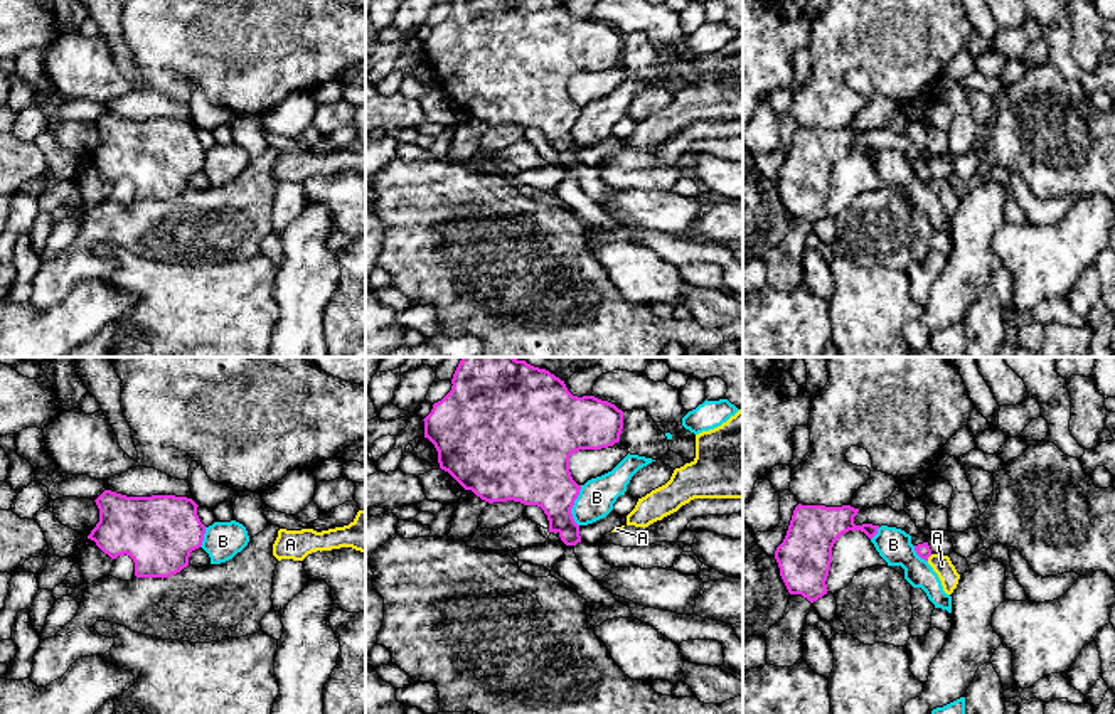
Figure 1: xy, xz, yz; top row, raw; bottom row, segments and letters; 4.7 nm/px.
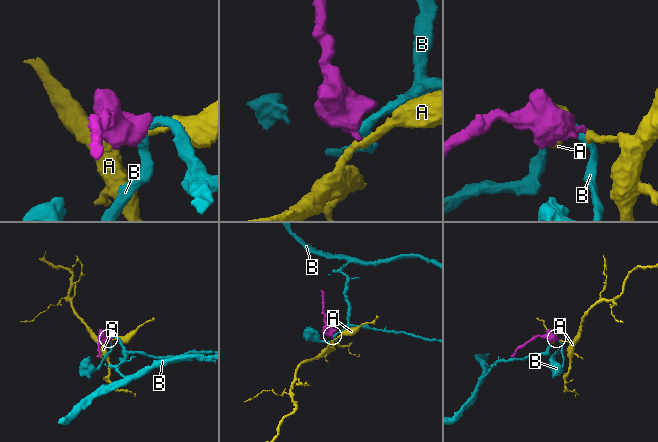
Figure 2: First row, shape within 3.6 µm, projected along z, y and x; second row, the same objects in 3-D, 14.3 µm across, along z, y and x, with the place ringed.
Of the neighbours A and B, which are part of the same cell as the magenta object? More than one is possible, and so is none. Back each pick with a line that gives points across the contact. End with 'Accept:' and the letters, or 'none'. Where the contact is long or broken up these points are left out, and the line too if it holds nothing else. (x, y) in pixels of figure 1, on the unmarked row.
Accept: none

